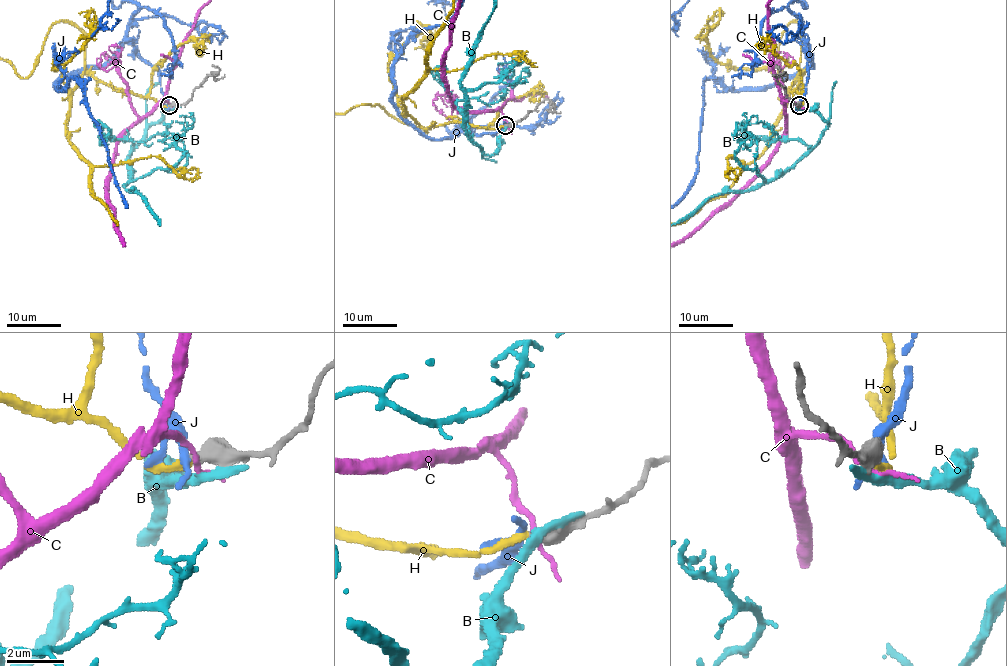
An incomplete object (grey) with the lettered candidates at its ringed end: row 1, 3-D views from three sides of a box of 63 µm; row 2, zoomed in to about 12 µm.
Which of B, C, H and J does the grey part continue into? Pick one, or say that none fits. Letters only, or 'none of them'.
H

